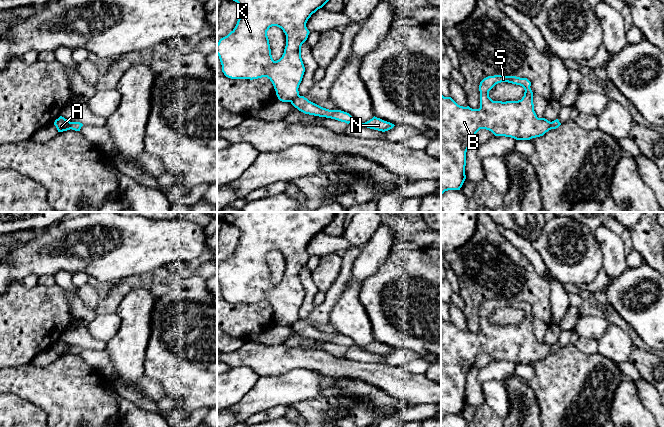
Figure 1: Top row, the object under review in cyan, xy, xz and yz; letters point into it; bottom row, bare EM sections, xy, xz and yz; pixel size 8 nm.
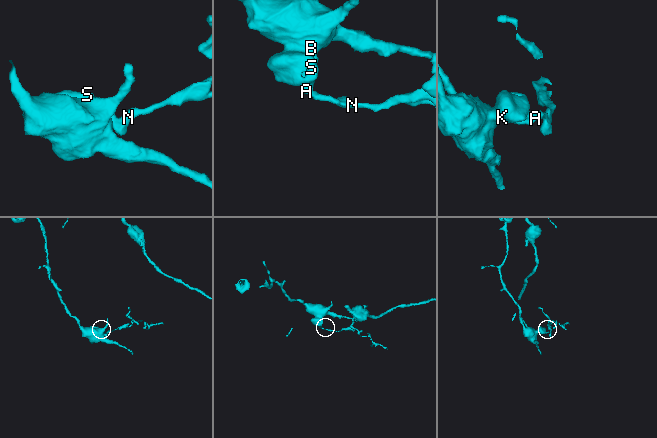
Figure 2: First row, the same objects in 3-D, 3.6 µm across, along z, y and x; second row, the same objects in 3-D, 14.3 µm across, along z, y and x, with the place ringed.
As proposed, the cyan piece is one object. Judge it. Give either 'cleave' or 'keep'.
cleave

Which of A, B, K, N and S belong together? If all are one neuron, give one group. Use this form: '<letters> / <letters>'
A B K S / N

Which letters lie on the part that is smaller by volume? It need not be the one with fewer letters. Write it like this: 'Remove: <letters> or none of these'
Remove: N

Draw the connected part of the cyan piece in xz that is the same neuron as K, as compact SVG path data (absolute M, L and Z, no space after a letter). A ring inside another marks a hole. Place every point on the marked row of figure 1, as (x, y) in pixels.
M233 0L241 6L241 15L235 28L217 43L222 72L231 79L258 79L267 77L273 84L278 99L291 102L299 96L299 85L305 67L301 58L301 46L307 40L308 19L329 0ZM277 26L286 35L286 46L282 57L274 61L267 31Z

